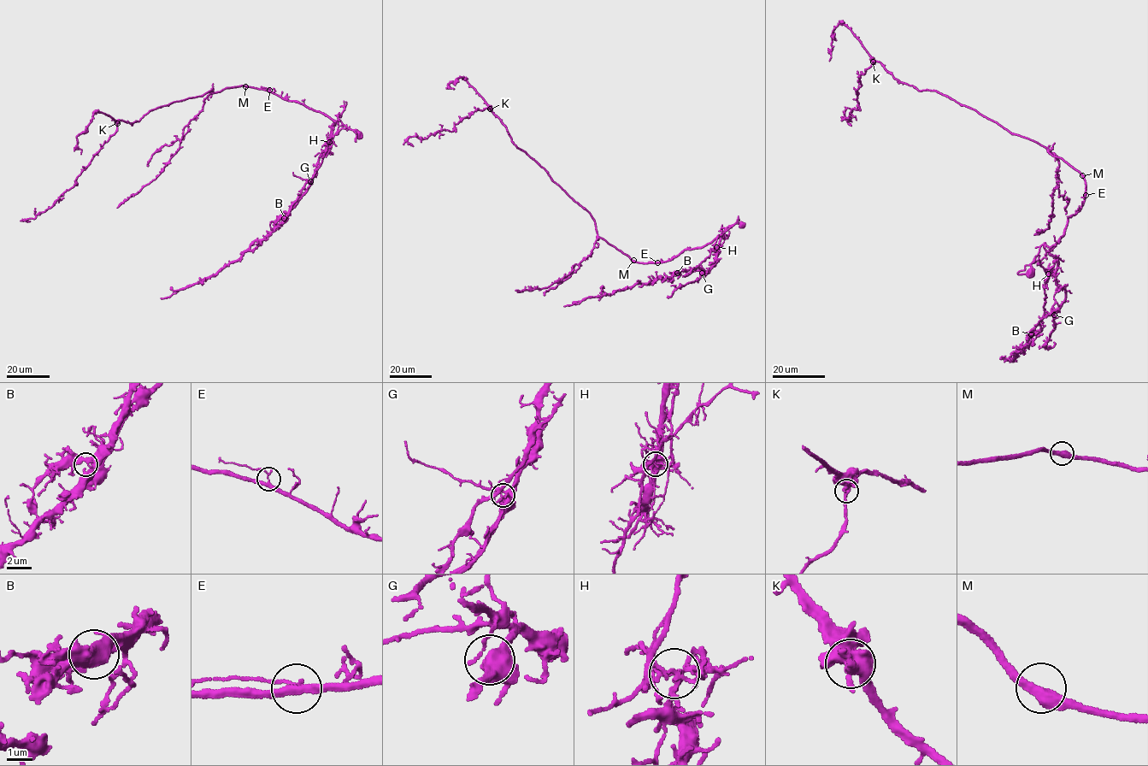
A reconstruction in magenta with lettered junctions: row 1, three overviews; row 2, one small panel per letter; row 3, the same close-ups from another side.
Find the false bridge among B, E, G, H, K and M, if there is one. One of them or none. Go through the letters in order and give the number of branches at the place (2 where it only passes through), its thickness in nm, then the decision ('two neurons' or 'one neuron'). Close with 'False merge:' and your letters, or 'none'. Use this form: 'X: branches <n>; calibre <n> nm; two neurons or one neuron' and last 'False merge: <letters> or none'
B: branches 2; calibre 340 nm; one neuron
E: branches 3; calibre 200 nm; one neuron
G: branches 2; calibre 600 nm; one neuron
H: branches 2; calibre 160 nm; two neurons
K: branches 2; calibre 420 nm; one neuron
M: branches 2; calibre 440 nm; one neuron
False merge: H

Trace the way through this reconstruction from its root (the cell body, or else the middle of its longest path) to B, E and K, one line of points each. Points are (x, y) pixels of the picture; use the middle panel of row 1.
B: (633, 262), (668, 261), (684, 250), (720, 238), (717, 251), (715, 246), (709, 256), (693, 269), (677, 273)
E: (633, 262), (657, 262)
K: (633, 262), (599, 238), (591, 215), (543, 167), (518, 148), (503, 122), (490, 109)

